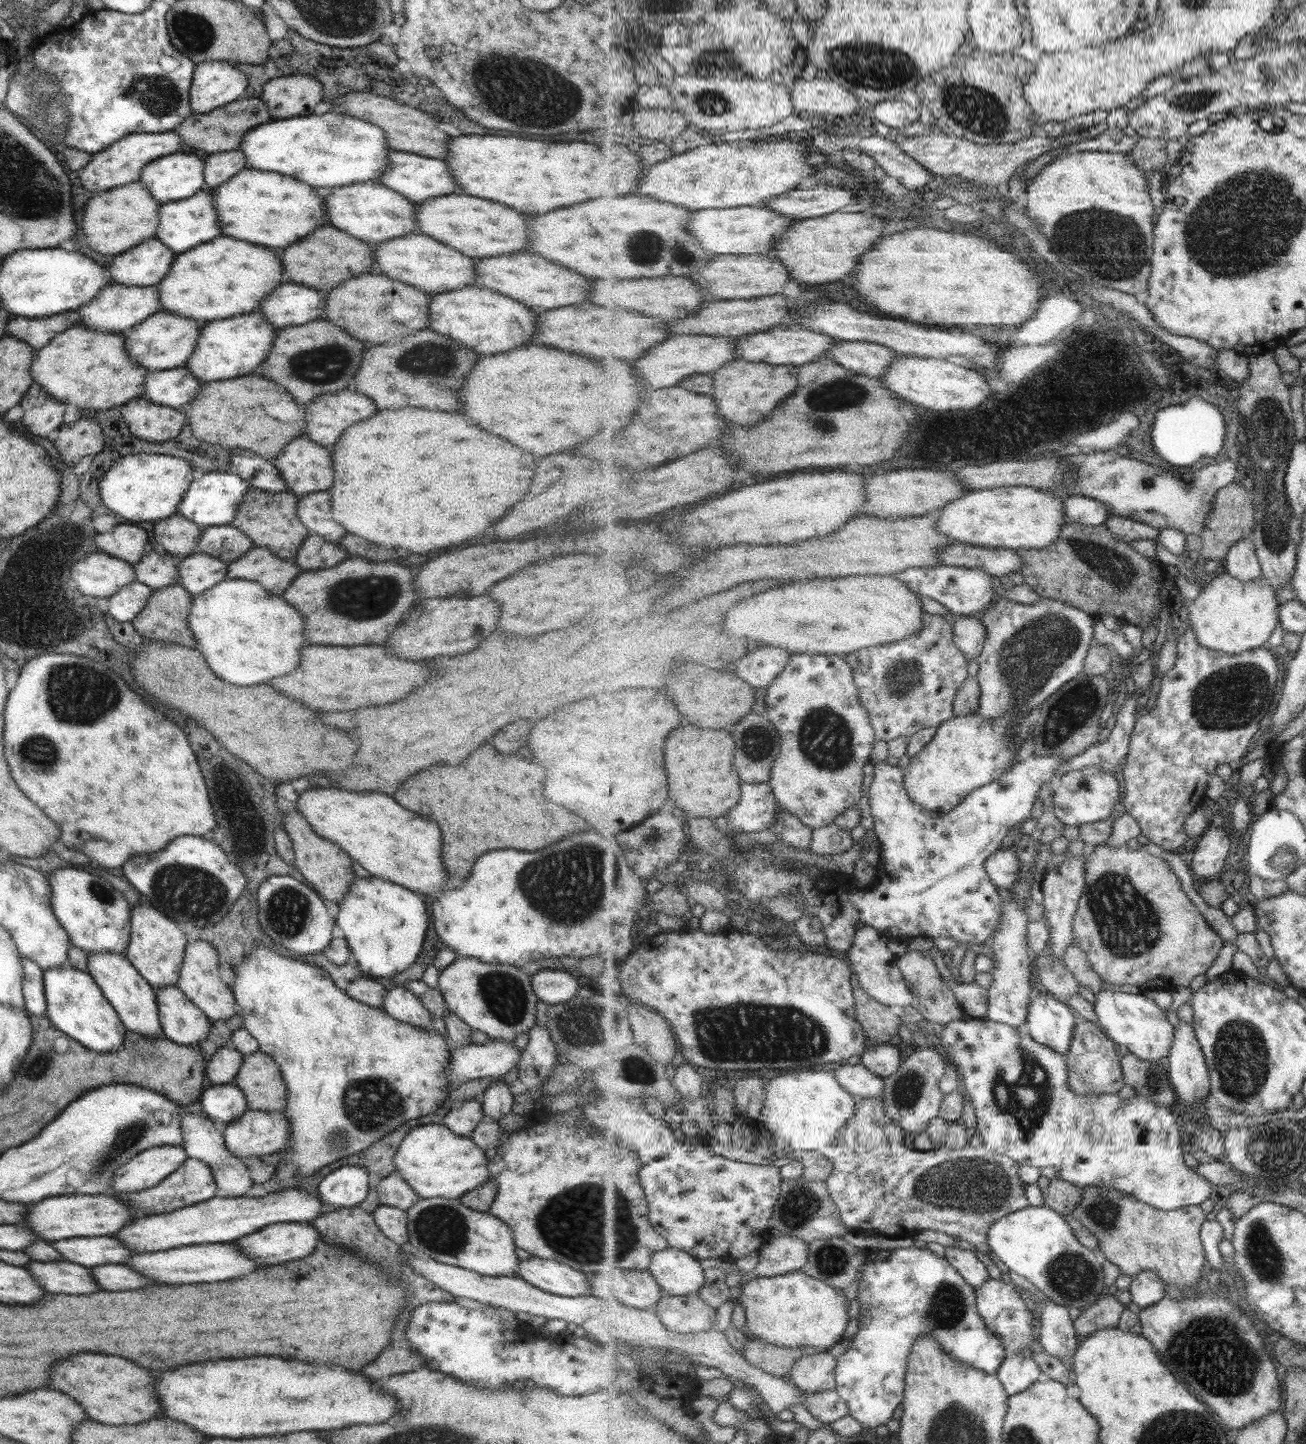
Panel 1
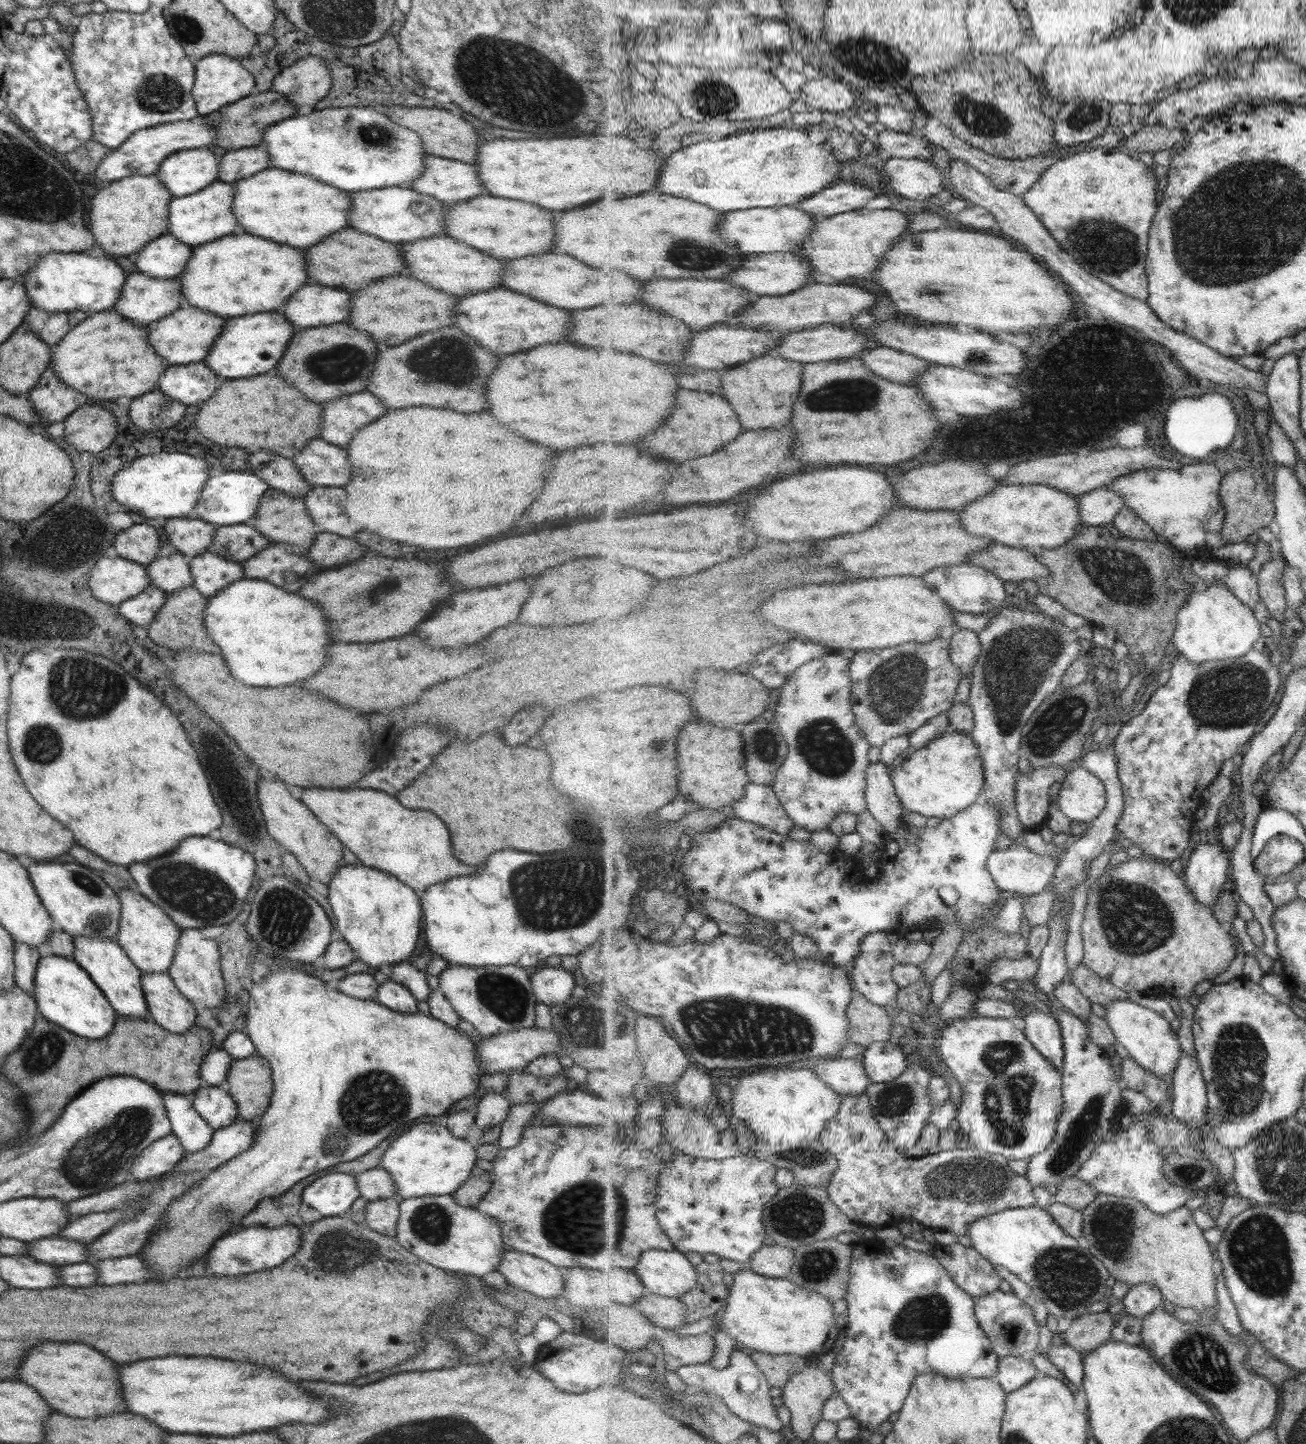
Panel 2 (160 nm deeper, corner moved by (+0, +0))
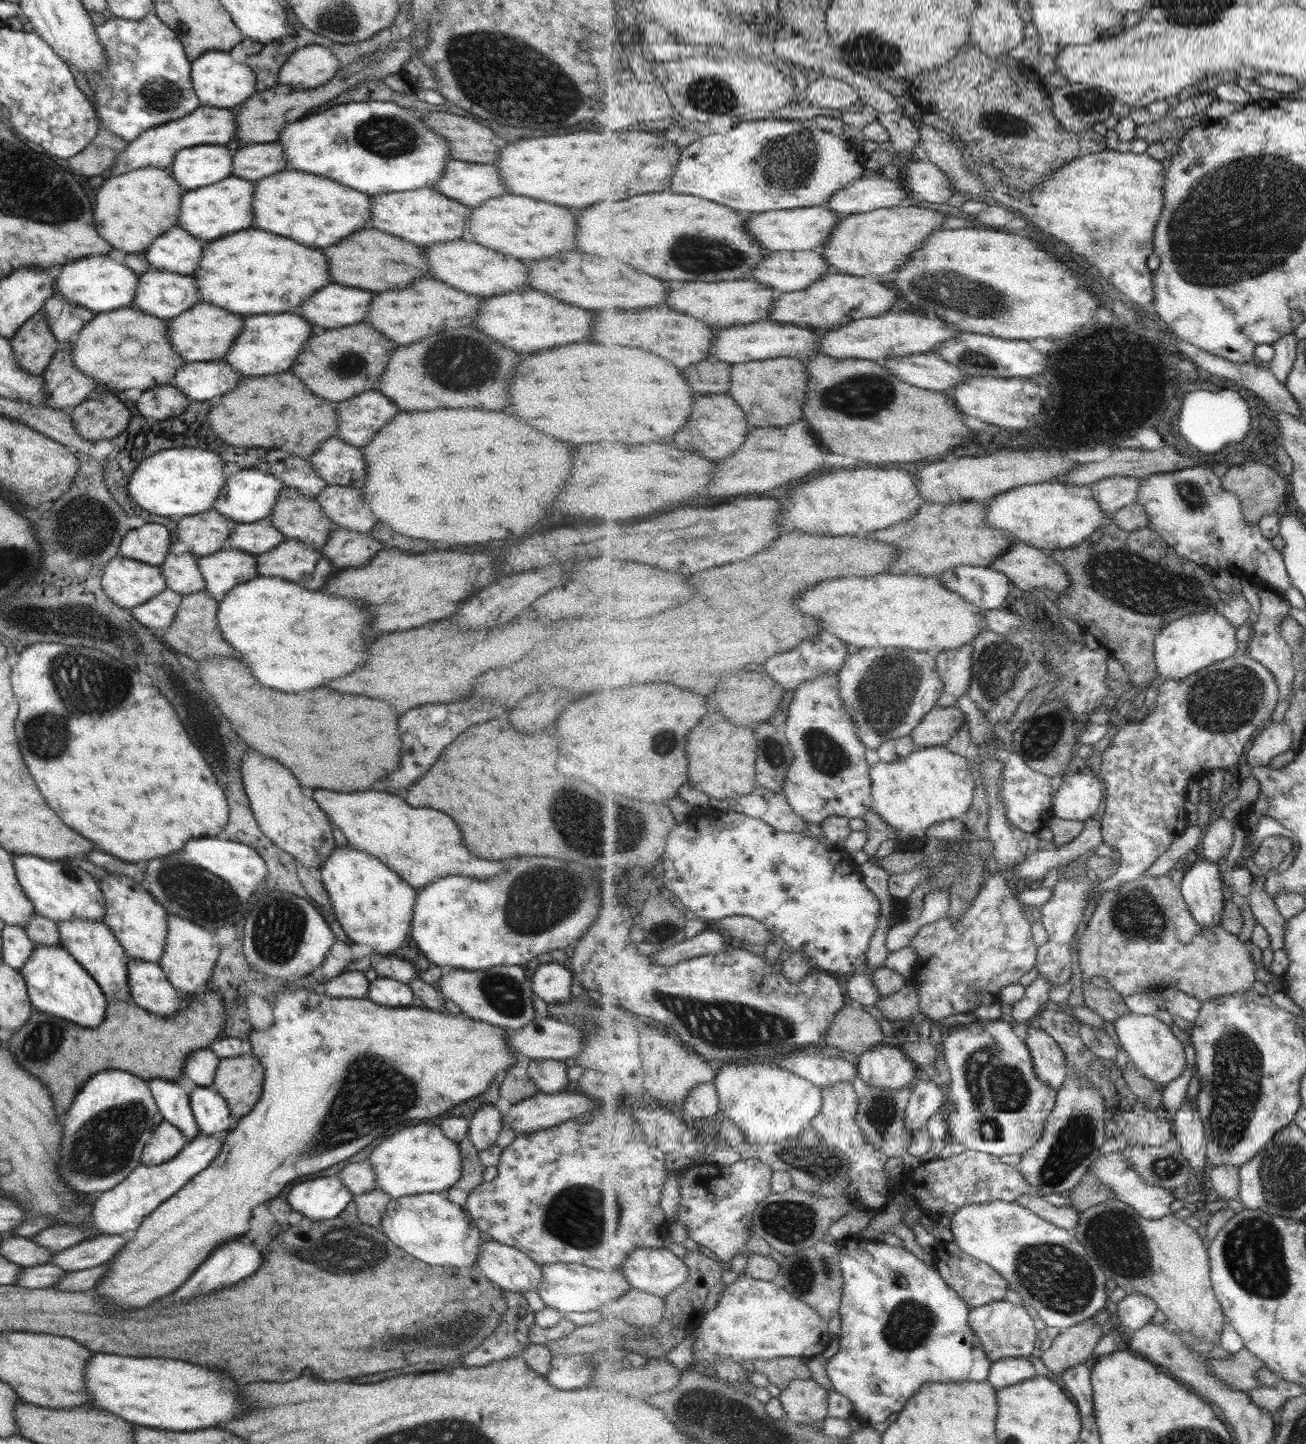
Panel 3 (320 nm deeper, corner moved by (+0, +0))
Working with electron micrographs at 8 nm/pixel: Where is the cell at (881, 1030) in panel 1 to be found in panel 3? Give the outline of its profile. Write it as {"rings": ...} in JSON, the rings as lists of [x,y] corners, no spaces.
{"rings":[[[847,1002],[835,1015],[823,1045],[860,1056],[875,1044],[883,1042],[888,1040],[879,1021],[871,1016],[866,1007]]]}

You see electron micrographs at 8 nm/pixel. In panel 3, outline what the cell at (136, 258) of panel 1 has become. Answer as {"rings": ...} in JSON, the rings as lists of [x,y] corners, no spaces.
{"rings":[[[173,226],[156,236],[143,254],[151,269],[191,276],[203,249],[204,242]]]}

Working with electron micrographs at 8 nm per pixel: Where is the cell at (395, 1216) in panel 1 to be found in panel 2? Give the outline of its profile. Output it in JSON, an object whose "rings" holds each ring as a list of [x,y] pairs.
{"rings":[[[398,1195],[391,1198],[372,1200],[364,1206],[365,1223],[367,1227],[379,1234],[393,1237],[395,1234],[395,1222],[397,1222],[398,1206],[400,1201]]]}

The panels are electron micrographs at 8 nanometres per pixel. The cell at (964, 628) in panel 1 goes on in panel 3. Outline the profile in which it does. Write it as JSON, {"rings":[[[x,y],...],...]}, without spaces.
{"rings":[[[973,644],[951,651],[941,651],[935,654],[935,660],[939,677],[945,683],[937,706],[955,706],[957,700],[970,691],[975,664]]]}

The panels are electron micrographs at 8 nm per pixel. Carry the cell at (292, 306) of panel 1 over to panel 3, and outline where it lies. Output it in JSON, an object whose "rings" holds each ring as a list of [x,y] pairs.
{"rings":[[[327,284],[317,294],[307,298],[299,312],[316,330],[331,330],[357,324],[369,310],[371,294],[339,284]]]}

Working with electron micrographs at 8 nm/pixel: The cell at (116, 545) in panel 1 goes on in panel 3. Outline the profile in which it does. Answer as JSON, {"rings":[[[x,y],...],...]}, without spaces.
{"rings":[[[145,523],[139,528],[127,531],[121,539],[118,554],[126,559],[159,567],[164,561],[170,543],[172,540],[166,526]]]}

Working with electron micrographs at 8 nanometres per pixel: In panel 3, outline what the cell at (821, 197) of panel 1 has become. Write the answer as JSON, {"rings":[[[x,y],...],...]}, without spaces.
{"rings":[[[871,173],[851,182],[851,188],[835,193],[827,206],[842,216],[848,216],[893,208],[901,205],[905,198],[907,192],[899,182],[889,182],[889,179],[879,178],[879,173]]]}

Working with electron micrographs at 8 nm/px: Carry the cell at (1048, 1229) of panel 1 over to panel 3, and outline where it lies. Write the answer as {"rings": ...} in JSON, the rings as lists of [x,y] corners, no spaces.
{"rings":[[[994,1200],[983,1204],[966,1204],[954,1212],[950,1229],[954,1243],[967,1254],[997,1270],[1007,1280],[1009,1287],[1020,1295],[1022,1304],[1040,1317],[1046,1326],[1065,1331],[1104,1311],[1107,1300],[1110,1300],[1111,1293],[1105,1286],[1108,1279],[1106,1272],[1103,1272],[1097,1260],[1090,1257],[1076,1233],[1043,1220],[1017,1202]]]}

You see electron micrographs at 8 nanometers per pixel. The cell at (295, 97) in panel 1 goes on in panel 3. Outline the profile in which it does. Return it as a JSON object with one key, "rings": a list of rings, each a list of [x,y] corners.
{"rings":[[[318,44],[305,45],[296,48],[280,66],[277,82],[289,86],[289,89],[315,88],[331,80],[339,66],[340,62],[337,62],[337,58],[334,54],[331,54],[329,48]]]}

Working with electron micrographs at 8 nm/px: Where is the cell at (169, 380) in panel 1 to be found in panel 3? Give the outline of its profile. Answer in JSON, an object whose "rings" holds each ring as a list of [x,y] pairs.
{"rings":[[[221,362],[185,364],[171,380],[189,400],[209,400],[217,394],[227,394],[239,382],[239,374]]]}

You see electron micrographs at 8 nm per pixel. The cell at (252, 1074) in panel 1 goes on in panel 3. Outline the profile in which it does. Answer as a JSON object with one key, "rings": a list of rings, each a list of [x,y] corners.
{"rings":[[[251,1054],[218,1058],[212,1087],[227,1103],[229,1115],[243,1117],[259,1100],[263,1067]]]}

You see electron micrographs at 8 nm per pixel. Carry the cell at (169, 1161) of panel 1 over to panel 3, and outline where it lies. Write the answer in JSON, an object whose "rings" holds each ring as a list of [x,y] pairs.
{"rings":[[[162,1121],[151,1131],[145,1144],[140,1162],[144,1165],[158,1165],[171,1160],[186,1144],[186,1138],[171,1123]]]}

